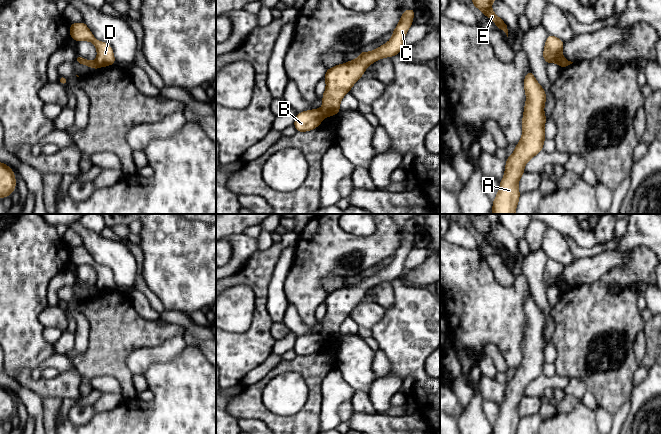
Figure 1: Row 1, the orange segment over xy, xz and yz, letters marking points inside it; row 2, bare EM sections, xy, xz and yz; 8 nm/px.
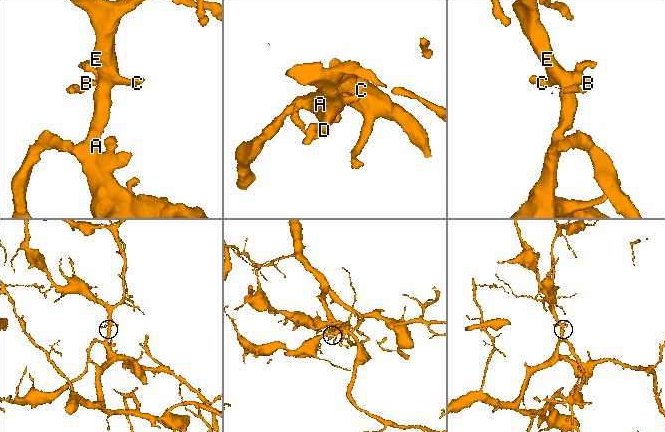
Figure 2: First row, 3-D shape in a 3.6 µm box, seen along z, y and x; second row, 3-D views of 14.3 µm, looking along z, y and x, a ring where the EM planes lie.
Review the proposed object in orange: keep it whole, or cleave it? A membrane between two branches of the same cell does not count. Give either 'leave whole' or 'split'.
split

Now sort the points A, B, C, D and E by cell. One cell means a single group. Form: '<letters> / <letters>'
A C D E / B

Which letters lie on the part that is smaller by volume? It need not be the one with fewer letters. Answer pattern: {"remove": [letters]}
{"remove": ["B"]}

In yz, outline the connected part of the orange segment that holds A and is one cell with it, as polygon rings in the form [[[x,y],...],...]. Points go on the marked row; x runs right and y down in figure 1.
[[[530,70],[524,78],[526,103],[522,118],[522,137],[511,156],[506,159],[503,179],[493,200],[493,214],[515,214],[519,203],[519,179],[527,162],[543,150],[545,141],[544,114],[546,94]]]

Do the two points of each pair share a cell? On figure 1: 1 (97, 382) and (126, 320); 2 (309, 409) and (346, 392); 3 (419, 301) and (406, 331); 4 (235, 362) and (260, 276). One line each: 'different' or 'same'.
1: different
2: different
3: same
4: same

